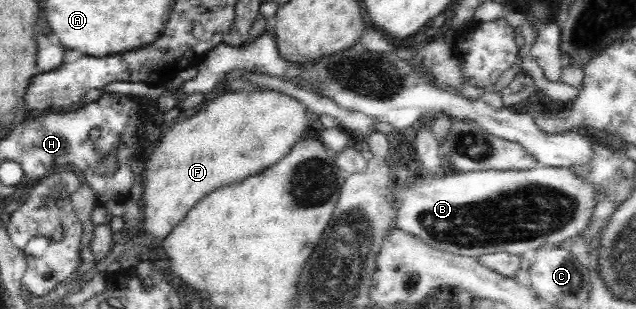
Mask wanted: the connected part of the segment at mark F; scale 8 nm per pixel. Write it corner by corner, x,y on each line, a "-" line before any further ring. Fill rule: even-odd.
252,87
248,91
241,88
212,95
212,100
203,103
194,113
181,116
168,126
149,162
143,166
147,185
140,197
144,217
139,230
165,238
200,198
224,184
253,176
284,157
297,140
305,136
308,119
309,113
301,101
267,87

